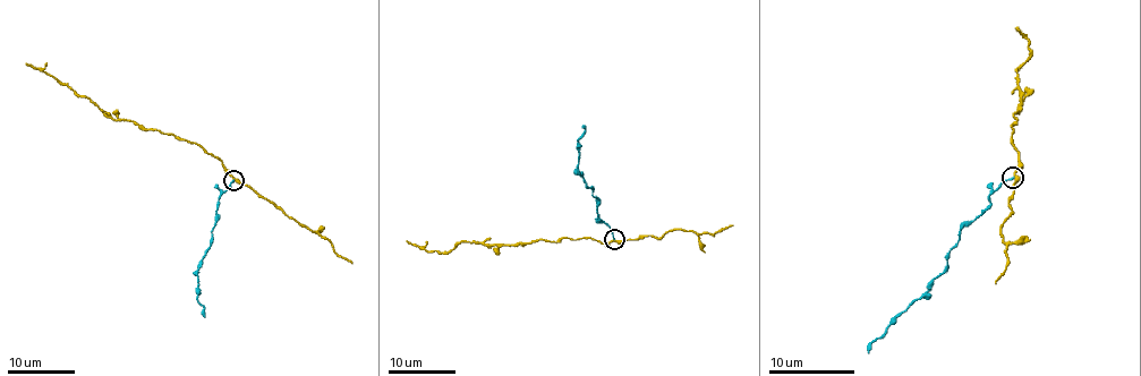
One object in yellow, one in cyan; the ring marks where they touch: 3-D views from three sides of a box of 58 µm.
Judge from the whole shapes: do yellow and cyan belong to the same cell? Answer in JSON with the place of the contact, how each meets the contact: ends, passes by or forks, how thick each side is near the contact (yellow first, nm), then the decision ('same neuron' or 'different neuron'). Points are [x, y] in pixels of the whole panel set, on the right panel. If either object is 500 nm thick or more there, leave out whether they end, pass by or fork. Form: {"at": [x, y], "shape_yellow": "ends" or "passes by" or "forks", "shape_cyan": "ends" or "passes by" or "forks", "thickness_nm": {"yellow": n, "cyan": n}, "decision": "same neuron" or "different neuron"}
{"at": [1013, 178], "shape_yellow": "passes by", "shape_cyan": "ends", "thickness_nm": {"yellow": 300, "cyan": 150}, "decision": "different neuron"}

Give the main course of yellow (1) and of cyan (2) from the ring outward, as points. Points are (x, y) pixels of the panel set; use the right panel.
1: (1014, 178), (1019, 152), (1012, 144), (1012, 126), (1021, 101), (1016, 70), (1029, 58), (1029, 42), (1014, 27)
2: (1012, 178), (995, 190), (990, 204), (961, 230), (947, 266), (924, 295), (876, 338), (868, 352)

